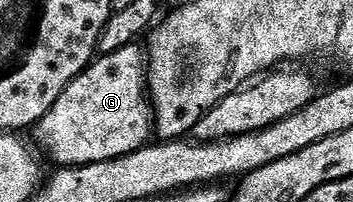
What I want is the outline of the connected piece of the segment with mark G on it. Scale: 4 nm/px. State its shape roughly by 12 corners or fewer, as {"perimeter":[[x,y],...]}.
{"perimeter":[[147,54],[92,60],[34,125],[55,166],[153,136]]}

